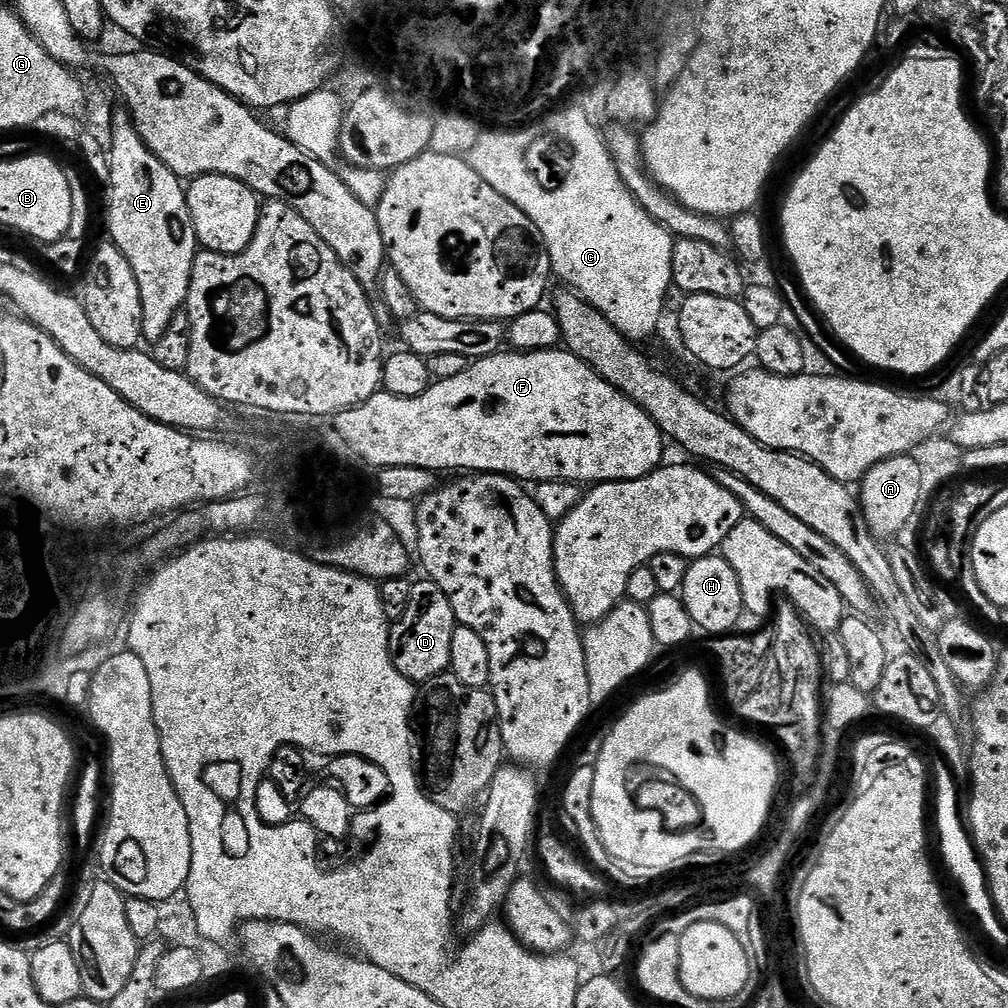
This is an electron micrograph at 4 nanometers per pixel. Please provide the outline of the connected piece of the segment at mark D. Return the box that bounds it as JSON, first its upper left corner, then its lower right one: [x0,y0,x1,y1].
[388,578,458,686]

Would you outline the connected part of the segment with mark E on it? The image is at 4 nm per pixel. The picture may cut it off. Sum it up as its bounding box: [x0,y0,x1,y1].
[108,108,198,344]

